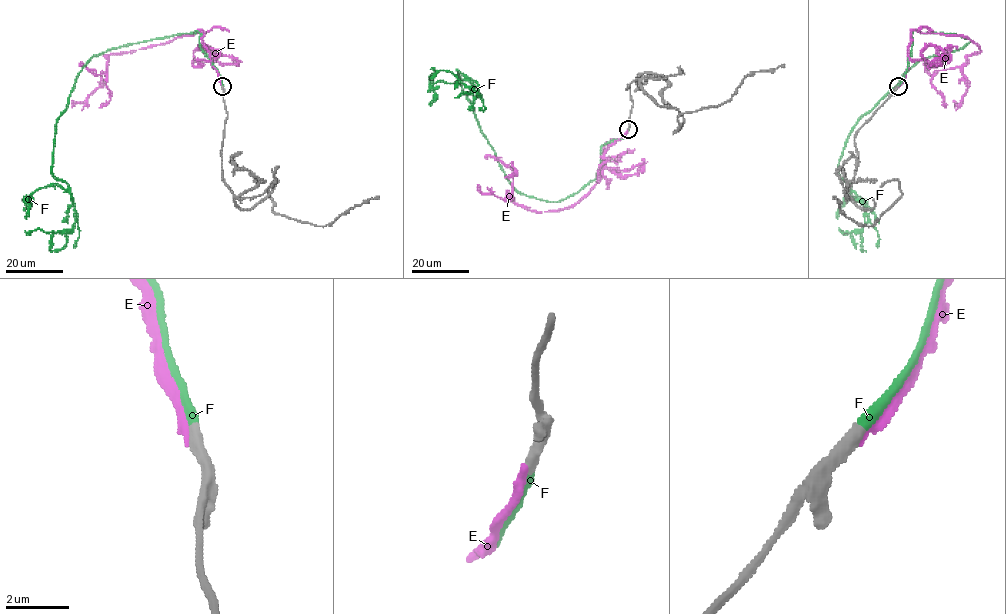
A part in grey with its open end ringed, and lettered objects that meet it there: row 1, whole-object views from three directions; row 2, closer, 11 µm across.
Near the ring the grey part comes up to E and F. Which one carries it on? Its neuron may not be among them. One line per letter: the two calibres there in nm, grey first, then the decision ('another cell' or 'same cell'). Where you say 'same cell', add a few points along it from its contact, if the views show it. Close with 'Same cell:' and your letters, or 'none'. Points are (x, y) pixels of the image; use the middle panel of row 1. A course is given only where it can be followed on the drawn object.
E: calibres 460 and 320 nm; another cell
F: calibres 440 and 340 nm; same cell; course (628, 129), (601, 147), (595, 177), (549, 202), (511, 185), (457, 70), (476, 82), (480, 95), (430, 77)
Same cell: F

